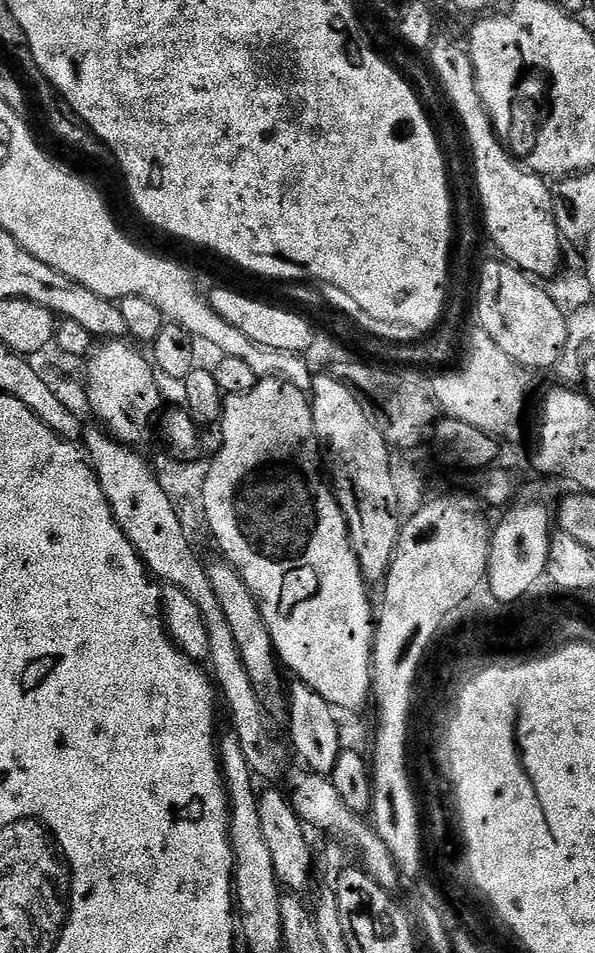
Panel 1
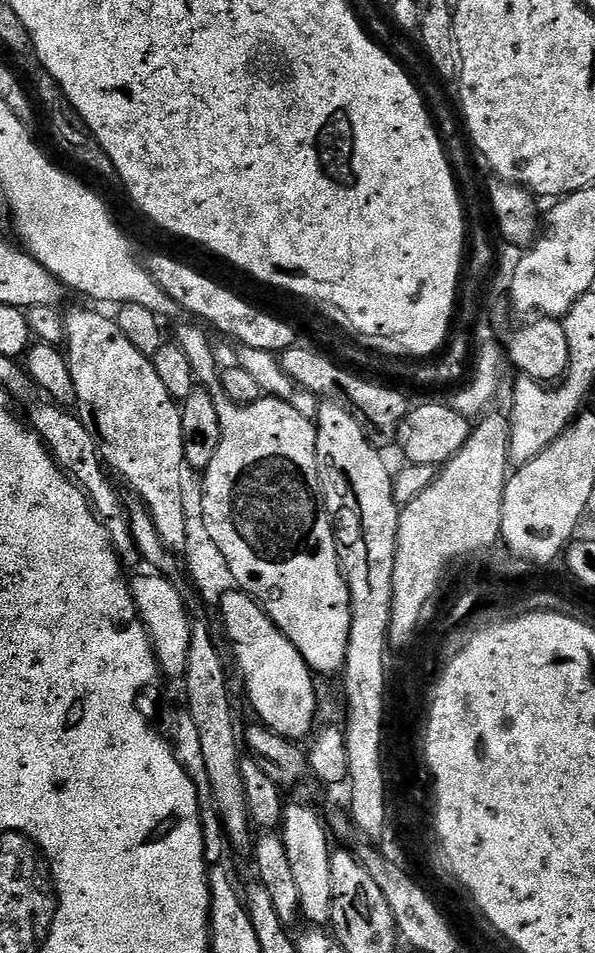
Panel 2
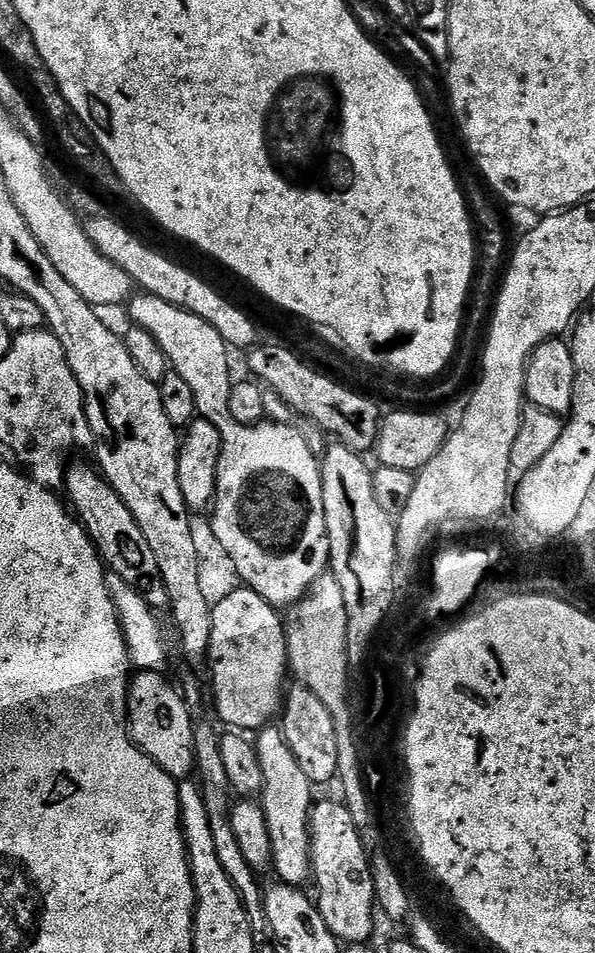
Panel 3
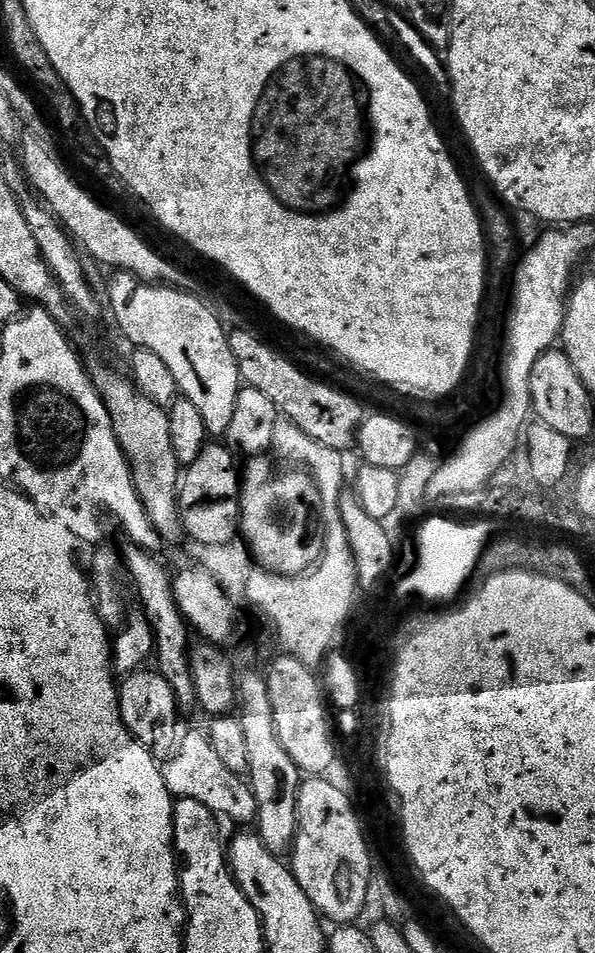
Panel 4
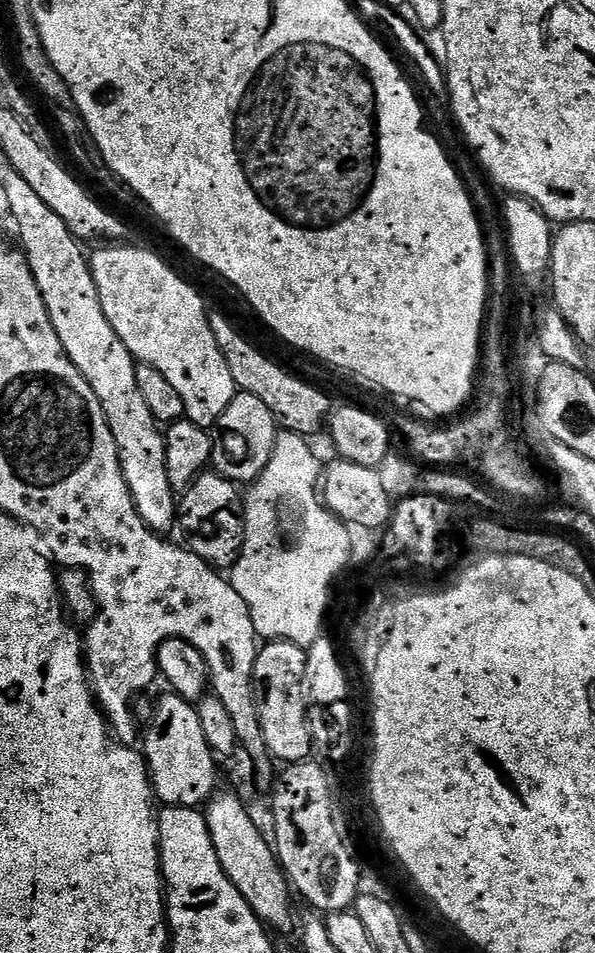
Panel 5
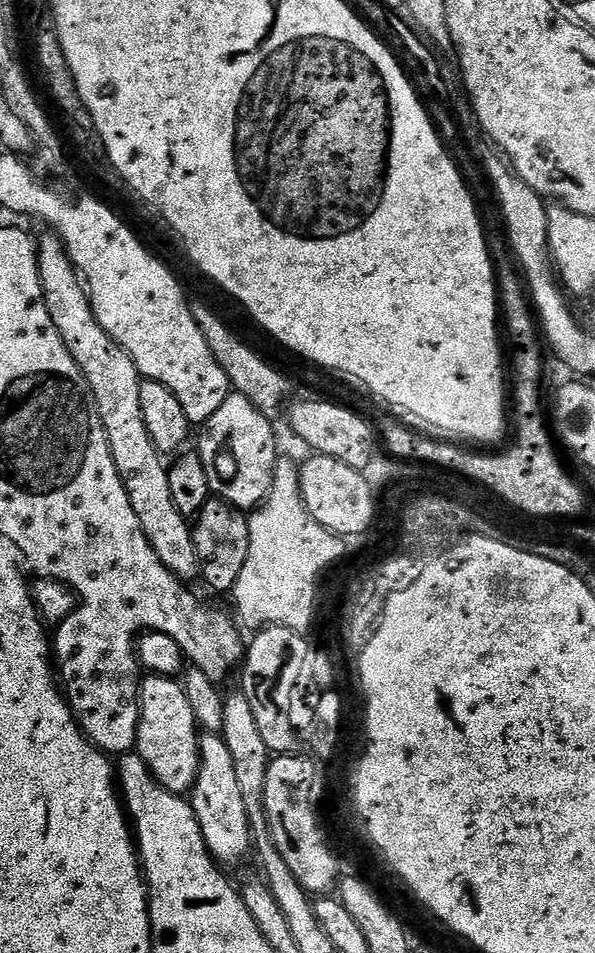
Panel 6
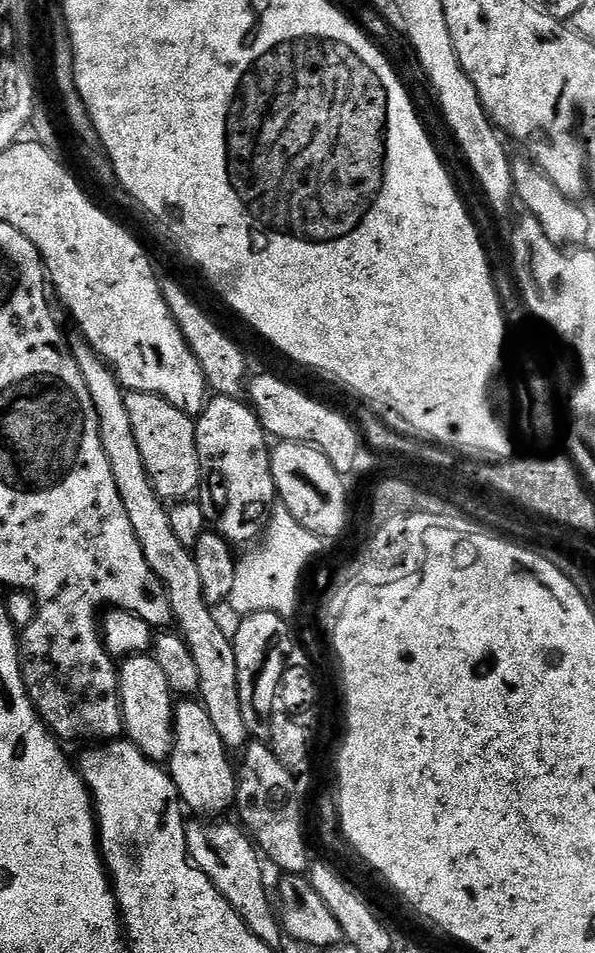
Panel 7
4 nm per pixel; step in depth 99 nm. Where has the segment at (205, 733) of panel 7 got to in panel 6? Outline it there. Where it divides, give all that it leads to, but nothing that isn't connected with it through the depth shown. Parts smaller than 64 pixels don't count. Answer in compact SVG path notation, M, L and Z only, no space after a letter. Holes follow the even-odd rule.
M204 734L198 740L200 769L196 782L190 789L190 803L198 826L204 835L209 853L221 865L236 864L249 859L253 851L252 835L248 829L246 802L242 802L242 790L238 787L238 774L234 774L234 762L226 750L224 740L216 734Z

